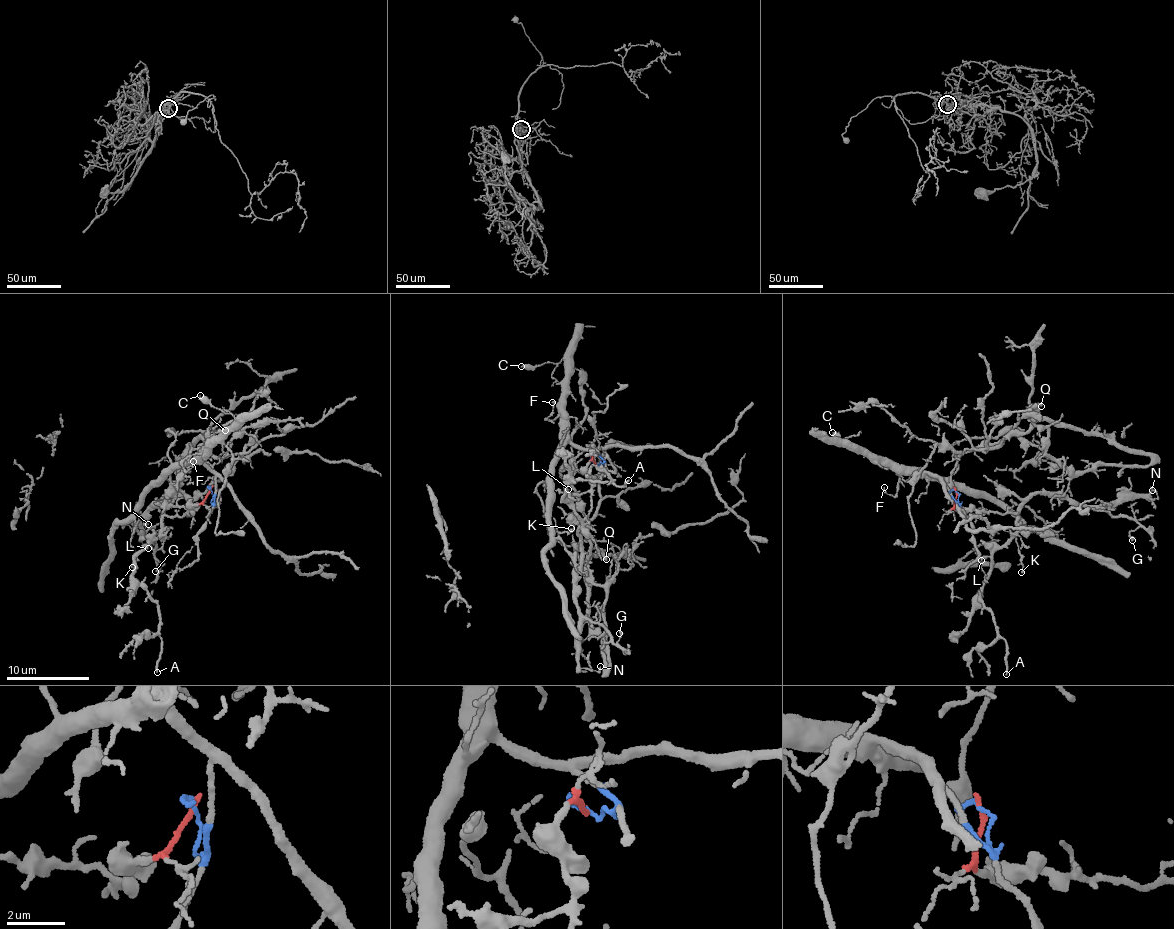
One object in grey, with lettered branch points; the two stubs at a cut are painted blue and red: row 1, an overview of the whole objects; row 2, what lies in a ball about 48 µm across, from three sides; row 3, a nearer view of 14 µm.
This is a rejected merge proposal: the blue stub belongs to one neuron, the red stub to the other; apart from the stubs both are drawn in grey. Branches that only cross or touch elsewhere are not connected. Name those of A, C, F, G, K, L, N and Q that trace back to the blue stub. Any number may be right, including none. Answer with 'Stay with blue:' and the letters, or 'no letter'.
Stay with blue: C, F, K, Q

